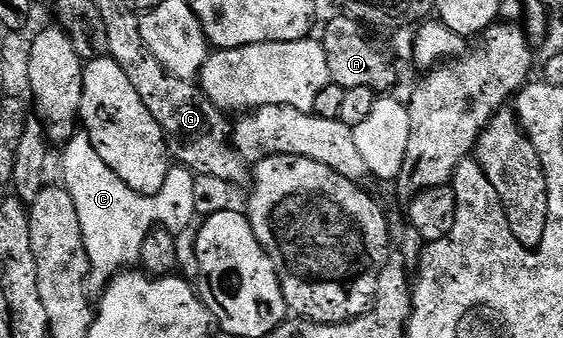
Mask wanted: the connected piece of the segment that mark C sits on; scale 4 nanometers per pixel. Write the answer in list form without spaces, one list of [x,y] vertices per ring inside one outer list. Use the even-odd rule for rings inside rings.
[[[78,133],[71,136],[62,151],[65,151],[61,155],[61,167],[65,170],[63,186],[71,193],[71,201],[75,201],[75,209],[79,212],[79,225],[83,229],[83,241],[94,276],[102,275],[102,280],[108,281],[122,269],[132,268],[140,260],[143,241],[147,241],[150,233],[157,228],[182,233],[181,231],[187,230],[189,226],[194,226],[193,218],[197,215],[198,180],[188,167],[170,166],[167,181],[163,189],[159,189],[159,193],[140,195],[135,193],[135,189],[127,189],[127,185],[123,185],[123,181],[119,181],[119,177],[111,173],[111,165],[107,165],[107,161],[103,161],[103,157],[95,153],[95,145],[91,145],[88,135]]]

